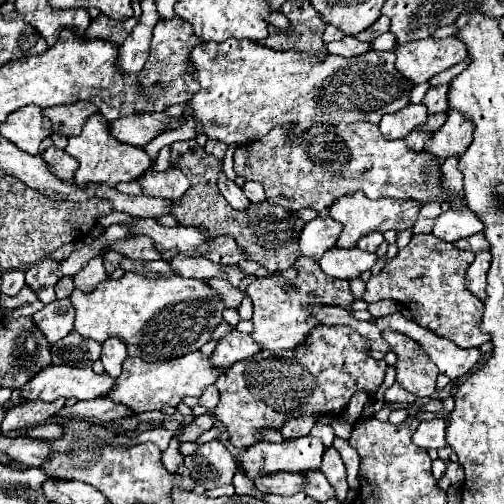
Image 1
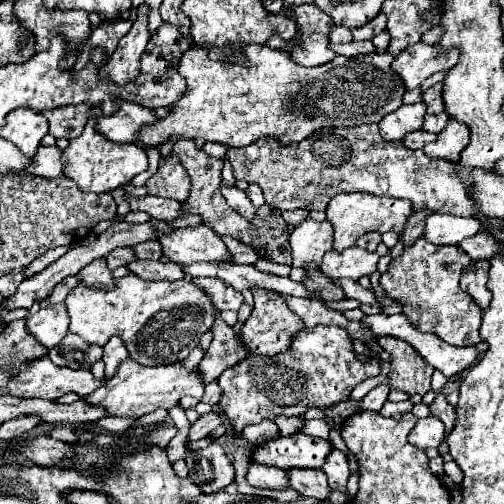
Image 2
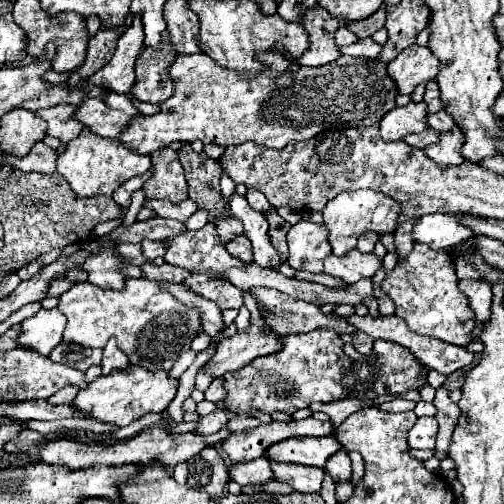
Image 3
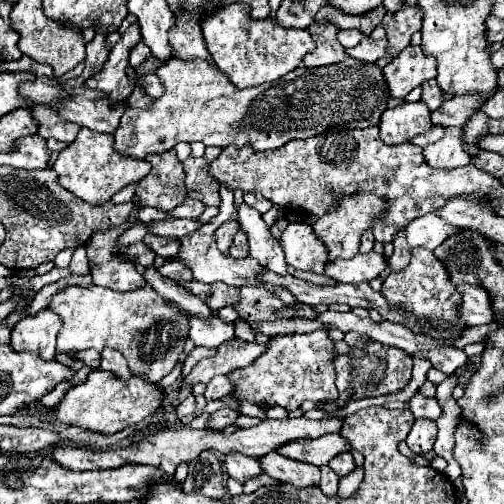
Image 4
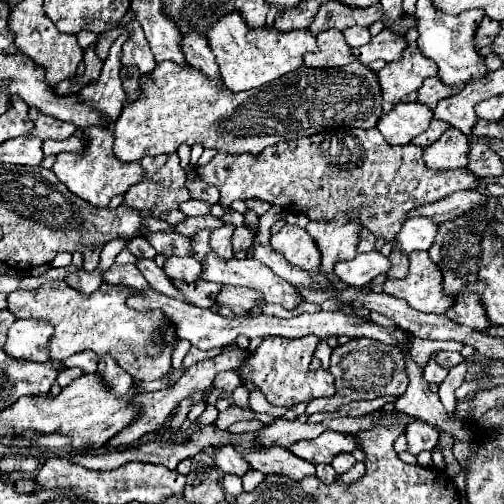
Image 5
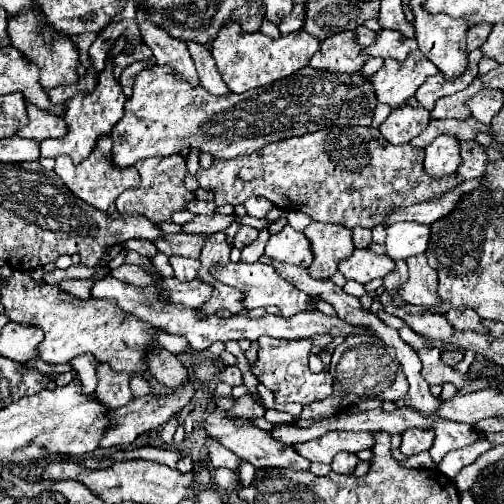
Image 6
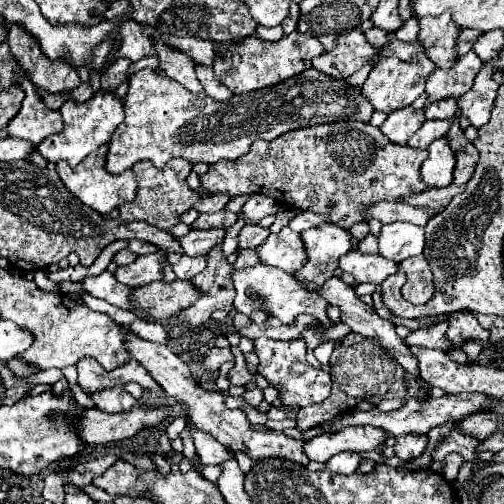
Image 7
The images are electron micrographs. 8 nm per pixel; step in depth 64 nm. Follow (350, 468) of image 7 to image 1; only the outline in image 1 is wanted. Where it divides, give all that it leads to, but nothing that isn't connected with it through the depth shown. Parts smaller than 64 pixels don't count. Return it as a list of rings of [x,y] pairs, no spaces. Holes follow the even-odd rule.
[[[328,448],[328,452],[324,452],[324,460],[322,460],[322,466],[320,470],[324,472],[324,476],[328,478],[328,482],[332,484],[332,488],[336,490],[336,496],[338,500],[346,500],[346,494],[348,494],[348,482],[346,482],[346,466],[342,462],[342,456],[334,450],[334,448]]]

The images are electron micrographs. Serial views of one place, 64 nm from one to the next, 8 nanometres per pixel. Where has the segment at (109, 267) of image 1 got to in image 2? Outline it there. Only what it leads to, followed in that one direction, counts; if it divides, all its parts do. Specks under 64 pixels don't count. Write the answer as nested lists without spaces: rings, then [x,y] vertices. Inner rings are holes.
[[[116,248],[116,250],[112,250],[110,254],[108,254],[108,266],[114,270],[114,268],[118,268],[118,266],[124,266],[124,264],[130,264],[130,262],[134,262],[136,260],[136,254],[134,254],[134,250],[130,250],[130,248]]]

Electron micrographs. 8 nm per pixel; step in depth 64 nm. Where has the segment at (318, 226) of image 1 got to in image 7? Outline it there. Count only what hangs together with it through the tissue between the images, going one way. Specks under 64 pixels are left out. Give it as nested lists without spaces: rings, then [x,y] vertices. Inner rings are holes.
[[[284,228],[278,234],[270,234],[264,244],[256,248],[256,254],[262,264],[282,268],[288,274],[294,274],[304,266],[304,244],[298,232]]]

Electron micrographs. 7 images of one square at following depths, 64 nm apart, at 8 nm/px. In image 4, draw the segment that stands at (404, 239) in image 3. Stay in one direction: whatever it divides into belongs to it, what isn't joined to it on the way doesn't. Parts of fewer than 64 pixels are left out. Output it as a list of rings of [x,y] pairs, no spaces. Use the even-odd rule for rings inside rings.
[[[398,232],[396,240],[392,244],[394,244],[394,254],[388,258],[388,264],[390,264],[392,272],[402,272],[408,266],[408,246],[406,246],[404,234]]]

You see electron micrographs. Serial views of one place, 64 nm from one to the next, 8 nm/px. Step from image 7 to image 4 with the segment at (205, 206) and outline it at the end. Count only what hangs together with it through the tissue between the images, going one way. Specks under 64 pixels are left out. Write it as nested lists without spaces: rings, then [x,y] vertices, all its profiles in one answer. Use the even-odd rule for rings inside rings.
[[[186,198],[176,210],[172,210],[170,214],[174,218],[200,218],[204,212],[204,204],[200,200],[192,200],[192,198]]]

